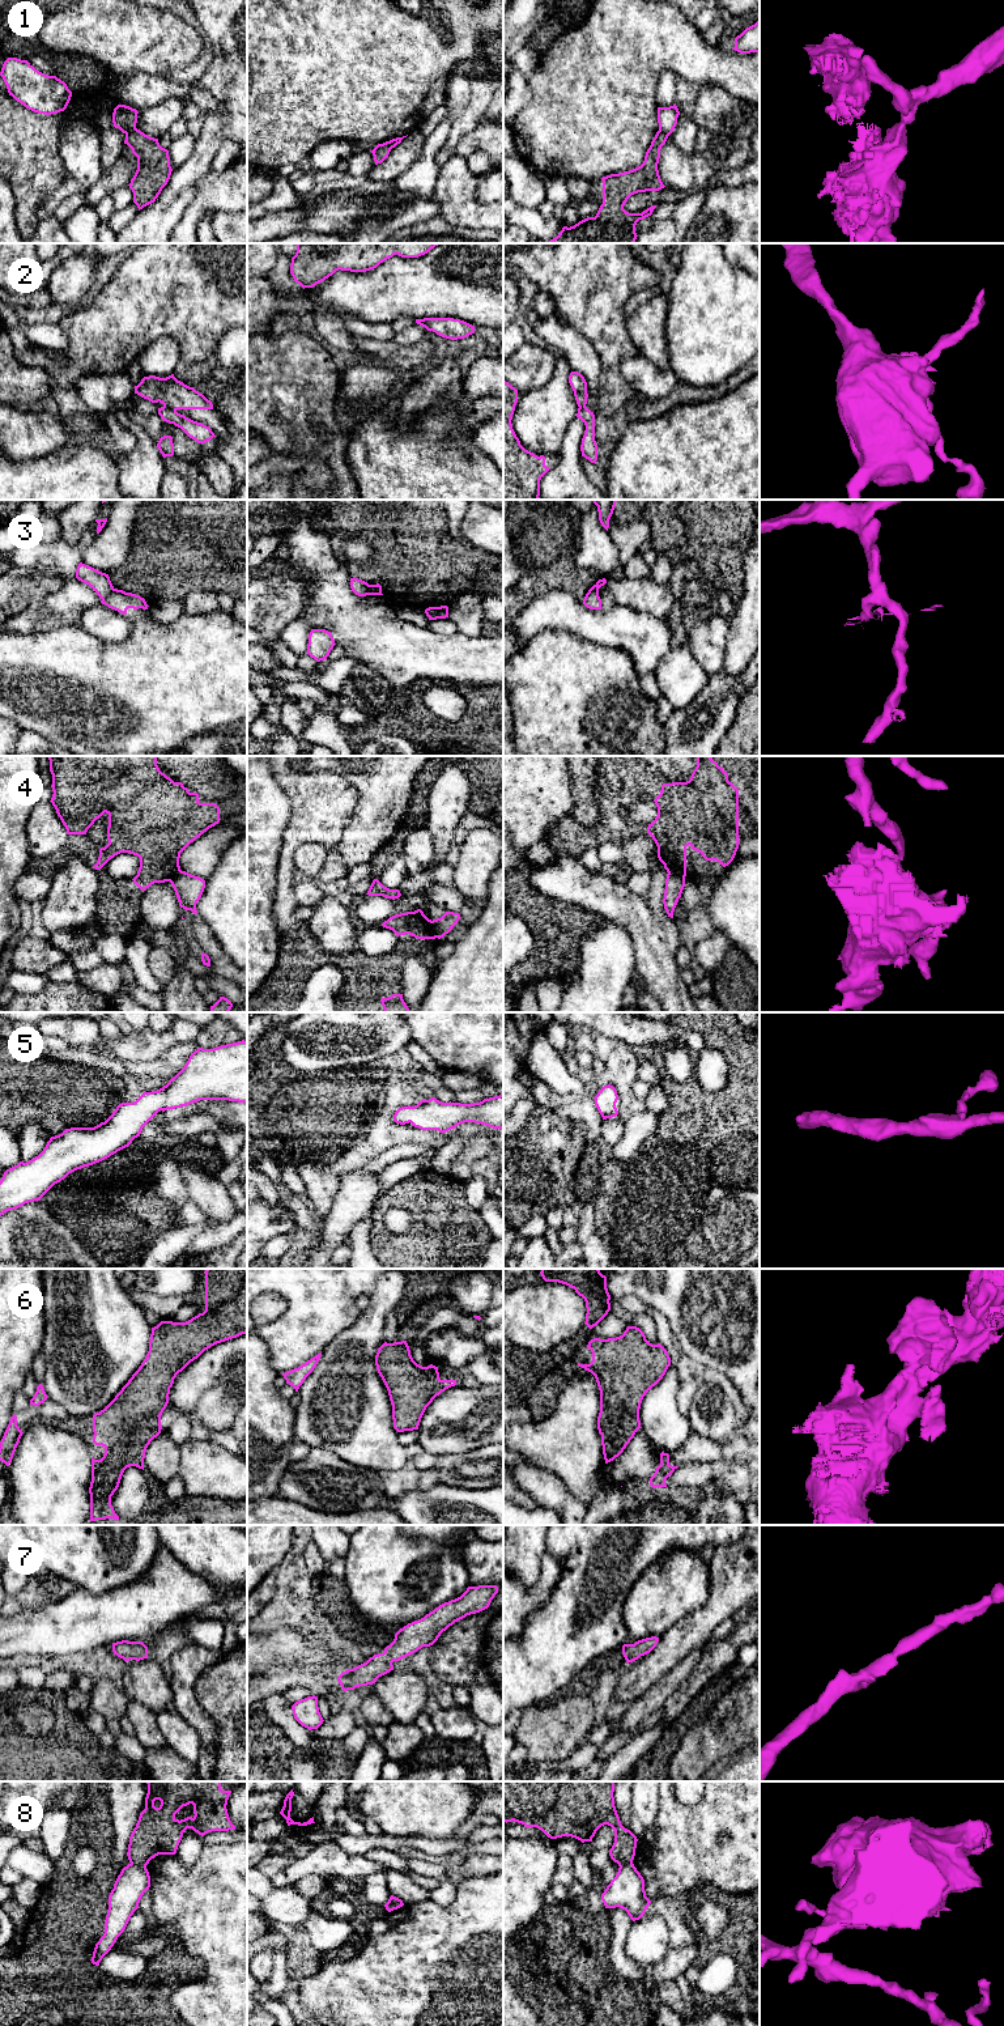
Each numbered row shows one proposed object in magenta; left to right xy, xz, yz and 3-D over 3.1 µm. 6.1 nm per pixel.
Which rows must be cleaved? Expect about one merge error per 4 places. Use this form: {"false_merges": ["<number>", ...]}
{"false_merges": ["1", "2", "3", "4", "8"]}

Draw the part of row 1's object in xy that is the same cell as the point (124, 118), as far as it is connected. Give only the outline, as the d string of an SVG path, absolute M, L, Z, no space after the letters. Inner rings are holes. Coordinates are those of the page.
M118 105L112 112L112 123L115 128L119 128L123 133L128 133L136 128L137 123L136 109L126 105Z

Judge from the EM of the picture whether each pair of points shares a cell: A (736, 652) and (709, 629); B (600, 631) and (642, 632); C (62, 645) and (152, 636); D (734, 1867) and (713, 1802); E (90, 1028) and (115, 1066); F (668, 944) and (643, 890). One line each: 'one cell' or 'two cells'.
A: two cells
B: one cell
C: one cell
D: one cell
E: two cells
F: two cells

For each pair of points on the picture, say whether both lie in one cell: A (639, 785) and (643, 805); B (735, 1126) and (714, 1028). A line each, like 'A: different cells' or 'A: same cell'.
A: different cells
B: same cell

